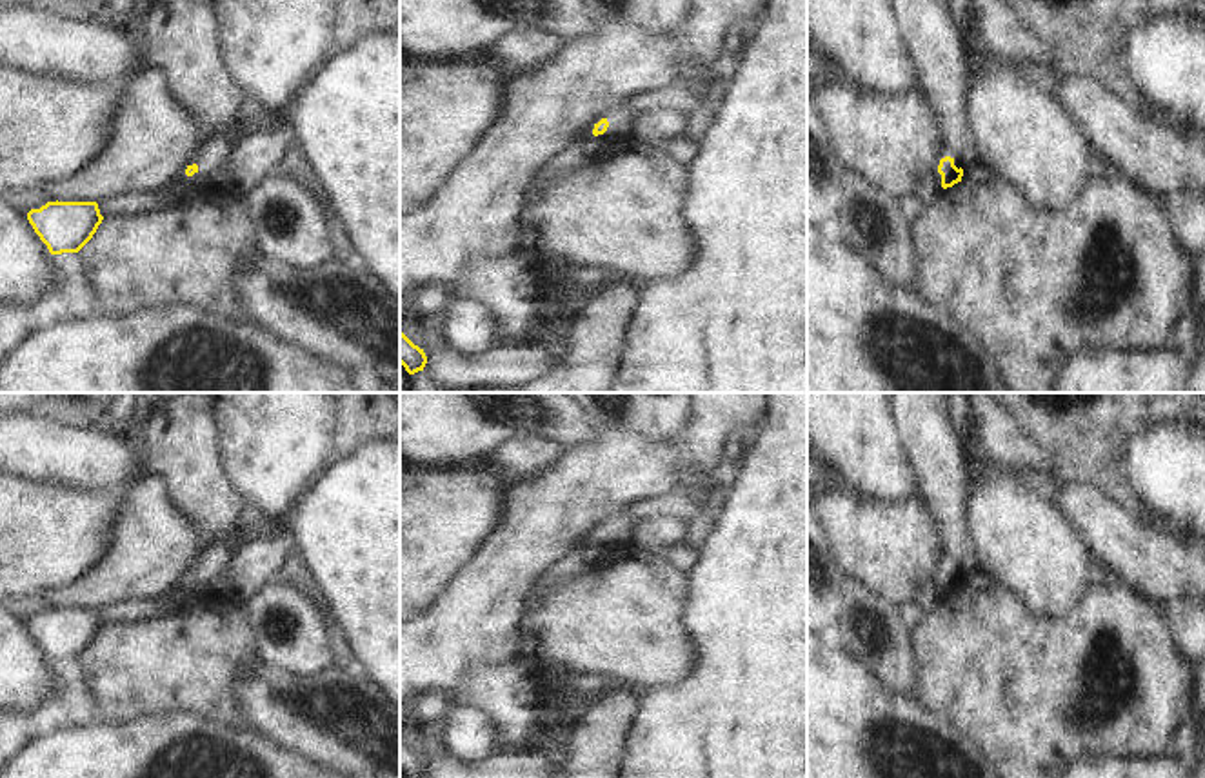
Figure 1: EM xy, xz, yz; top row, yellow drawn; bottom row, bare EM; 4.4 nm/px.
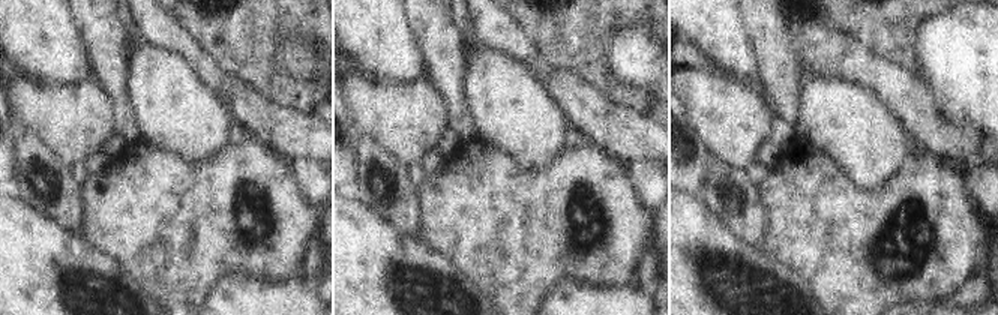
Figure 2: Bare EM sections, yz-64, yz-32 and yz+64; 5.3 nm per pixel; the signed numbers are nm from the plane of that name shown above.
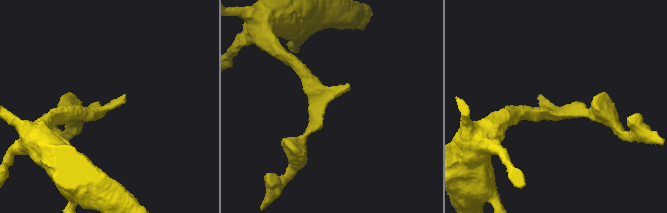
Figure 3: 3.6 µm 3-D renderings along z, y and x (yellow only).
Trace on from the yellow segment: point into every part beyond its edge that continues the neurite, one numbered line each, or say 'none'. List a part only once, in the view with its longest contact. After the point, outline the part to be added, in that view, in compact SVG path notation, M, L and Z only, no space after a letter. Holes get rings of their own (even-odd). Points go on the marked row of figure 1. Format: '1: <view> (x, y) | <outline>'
1: yz (944, 151) | M941 147L941 149L938 151L938 156L936 156L932 167L931 167L931 173L936 176L936 180L938 180L940 184L941 184L941 175L938 173L938 165L940 165L940 160L945 158L945 156L951 156L951 158L954 160L954 165L956 165L958 169L961 167L958 155L956 155L954 151L951 151L949 147Z

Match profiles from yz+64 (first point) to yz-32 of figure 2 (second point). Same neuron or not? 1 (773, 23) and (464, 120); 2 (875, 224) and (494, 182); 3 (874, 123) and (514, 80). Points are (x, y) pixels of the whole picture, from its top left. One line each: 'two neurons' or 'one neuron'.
1: one neuron
2: one neuron
3: one neuron

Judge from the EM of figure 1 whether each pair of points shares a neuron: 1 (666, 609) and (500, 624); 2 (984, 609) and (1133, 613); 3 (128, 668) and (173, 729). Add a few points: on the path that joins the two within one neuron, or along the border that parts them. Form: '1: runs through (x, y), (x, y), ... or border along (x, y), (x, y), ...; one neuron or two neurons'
1: border along (531, 597), (526, 608), (520, 655); two neurons
2: runs through (1020, 628), (1096, 628); one neuron
3: border along (204, 717), (160, 713), (120, 726); two neurons

